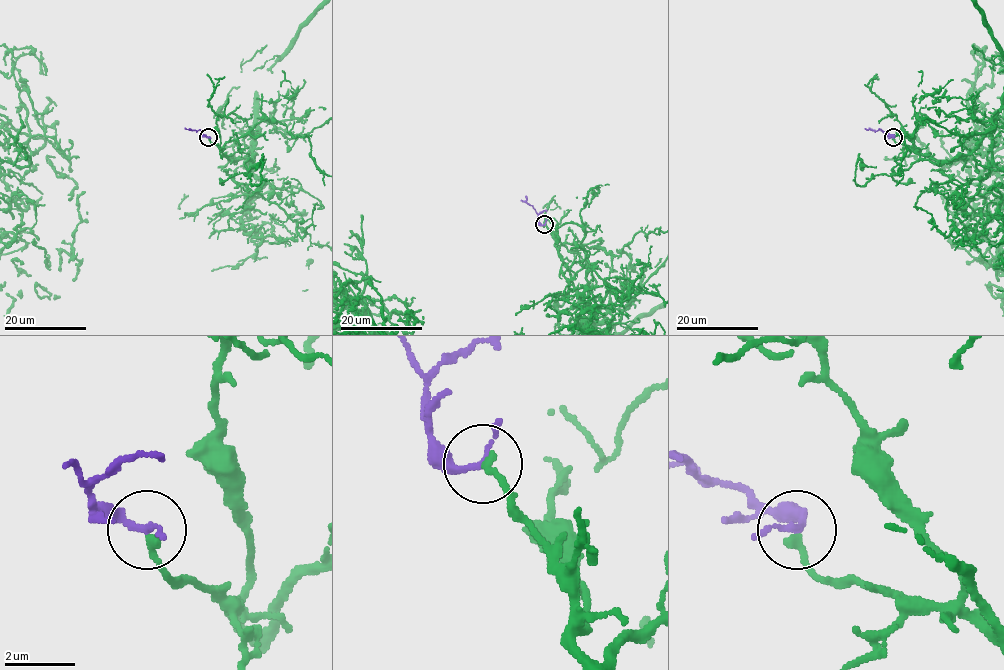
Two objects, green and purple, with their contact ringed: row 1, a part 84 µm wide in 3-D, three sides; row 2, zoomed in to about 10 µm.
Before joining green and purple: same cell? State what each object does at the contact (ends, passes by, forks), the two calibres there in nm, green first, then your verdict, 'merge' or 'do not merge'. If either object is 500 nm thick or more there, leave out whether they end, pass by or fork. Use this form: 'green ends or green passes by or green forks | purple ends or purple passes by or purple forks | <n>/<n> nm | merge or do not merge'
green ends | purple passes by | 220/170 nm | merge

